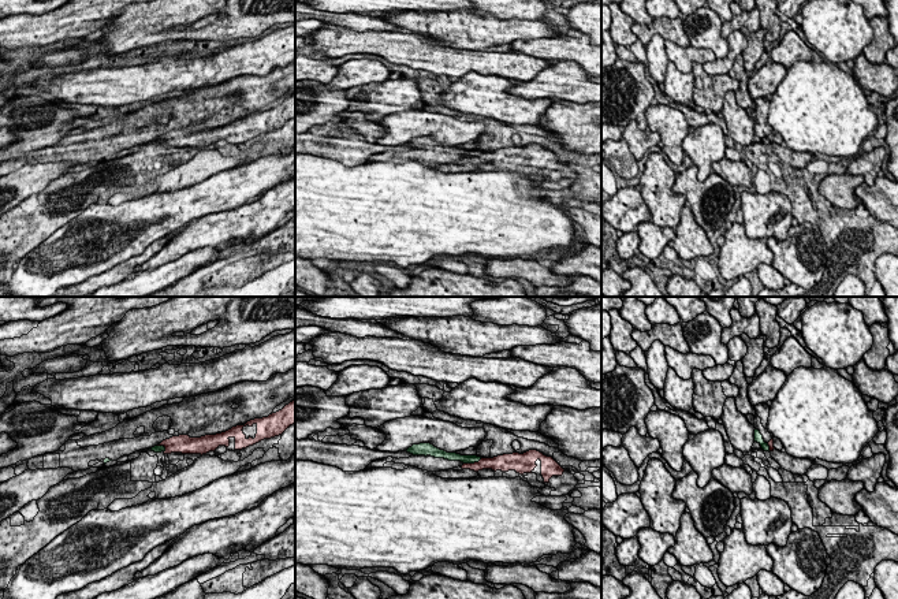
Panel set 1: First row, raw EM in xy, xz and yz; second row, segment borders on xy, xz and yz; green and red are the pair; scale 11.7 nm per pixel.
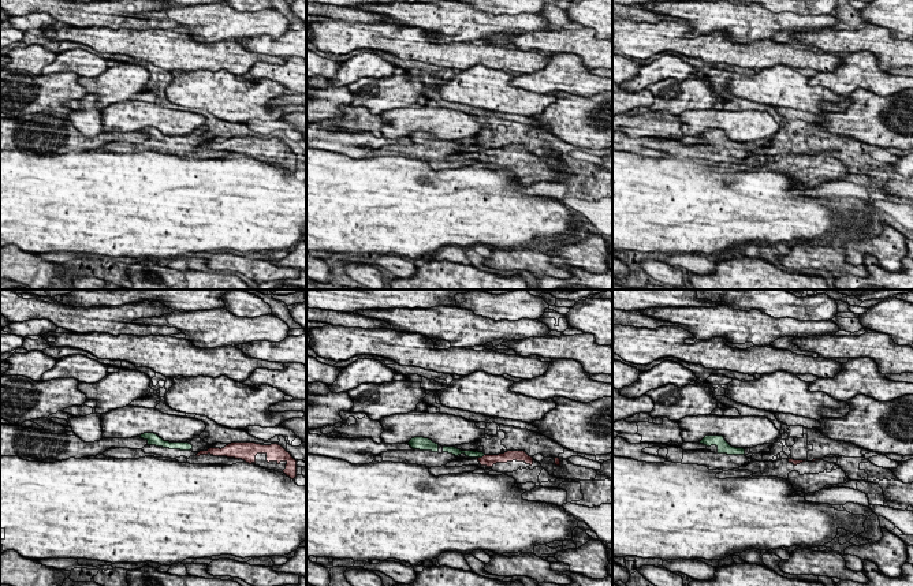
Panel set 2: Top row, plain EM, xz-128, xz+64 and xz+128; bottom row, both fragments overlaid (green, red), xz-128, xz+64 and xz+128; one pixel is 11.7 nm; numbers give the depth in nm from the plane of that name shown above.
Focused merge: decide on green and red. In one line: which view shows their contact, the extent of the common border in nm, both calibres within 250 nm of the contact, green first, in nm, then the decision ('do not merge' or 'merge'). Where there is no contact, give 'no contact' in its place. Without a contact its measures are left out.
xz | 240 nm | 100/130 nm | do not merge

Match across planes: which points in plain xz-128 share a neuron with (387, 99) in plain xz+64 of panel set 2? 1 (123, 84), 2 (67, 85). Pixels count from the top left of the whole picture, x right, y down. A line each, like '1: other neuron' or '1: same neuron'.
1: same neuron
2: other neuron

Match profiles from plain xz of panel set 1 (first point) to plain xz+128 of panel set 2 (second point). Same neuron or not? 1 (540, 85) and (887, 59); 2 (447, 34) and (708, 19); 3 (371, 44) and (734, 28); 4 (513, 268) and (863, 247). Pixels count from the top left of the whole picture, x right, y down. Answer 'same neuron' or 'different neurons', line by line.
1: different neurons
2: same neuron
3: different neurons
4: different neurons

